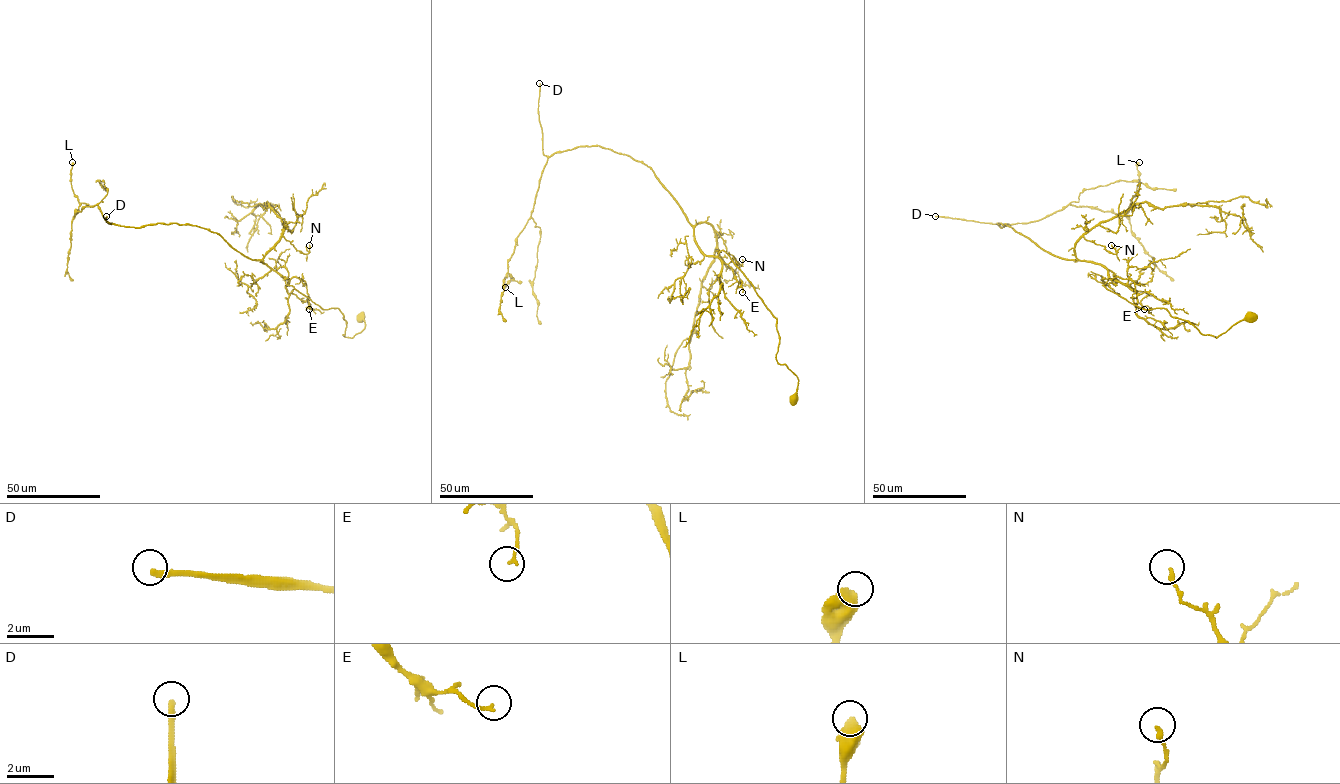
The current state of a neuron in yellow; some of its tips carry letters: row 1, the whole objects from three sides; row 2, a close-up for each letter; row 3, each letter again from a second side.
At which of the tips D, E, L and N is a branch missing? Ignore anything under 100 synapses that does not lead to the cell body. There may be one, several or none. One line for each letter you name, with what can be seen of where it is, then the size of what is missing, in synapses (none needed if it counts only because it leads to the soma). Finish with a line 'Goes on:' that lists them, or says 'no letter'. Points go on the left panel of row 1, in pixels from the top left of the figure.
D: at (106, 216); about 120 synapses
Goes on: D

